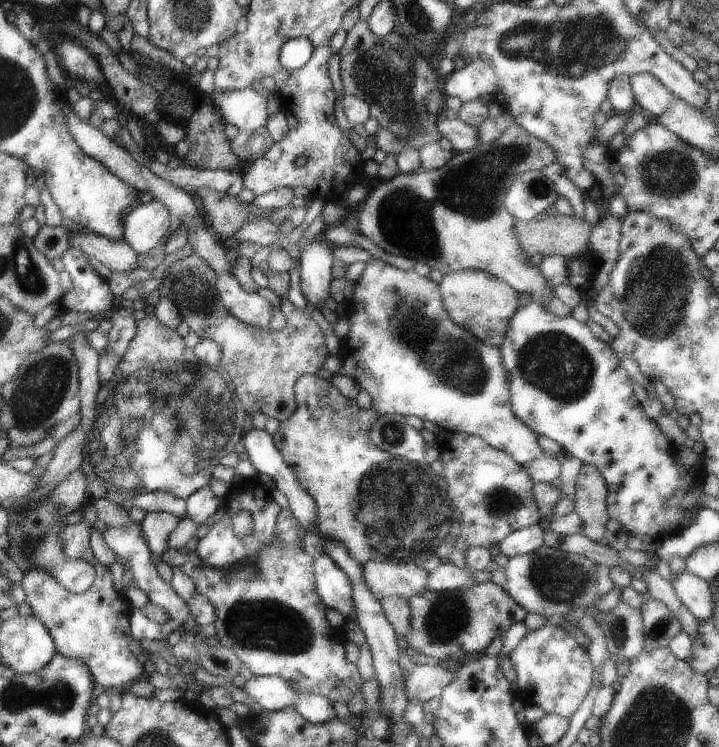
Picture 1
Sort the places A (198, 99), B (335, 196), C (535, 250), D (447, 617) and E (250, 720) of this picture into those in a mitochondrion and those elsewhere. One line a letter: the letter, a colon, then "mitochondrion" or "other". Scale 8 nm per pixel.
A: other
B: other
C: other
D: mitochondrion
E: other

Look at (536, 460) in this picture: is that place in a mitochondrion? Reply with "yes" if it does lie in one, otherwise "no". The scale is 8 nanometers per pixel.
no

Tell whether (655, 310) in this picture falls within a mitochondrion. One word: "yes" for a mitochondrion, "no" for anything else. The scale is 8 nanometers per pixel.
yes

